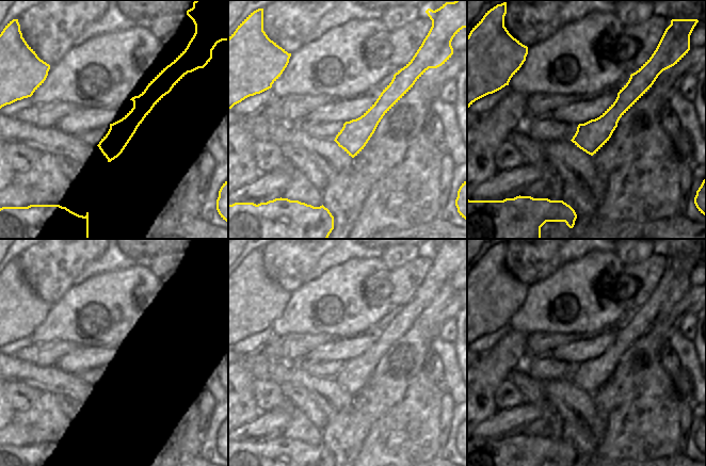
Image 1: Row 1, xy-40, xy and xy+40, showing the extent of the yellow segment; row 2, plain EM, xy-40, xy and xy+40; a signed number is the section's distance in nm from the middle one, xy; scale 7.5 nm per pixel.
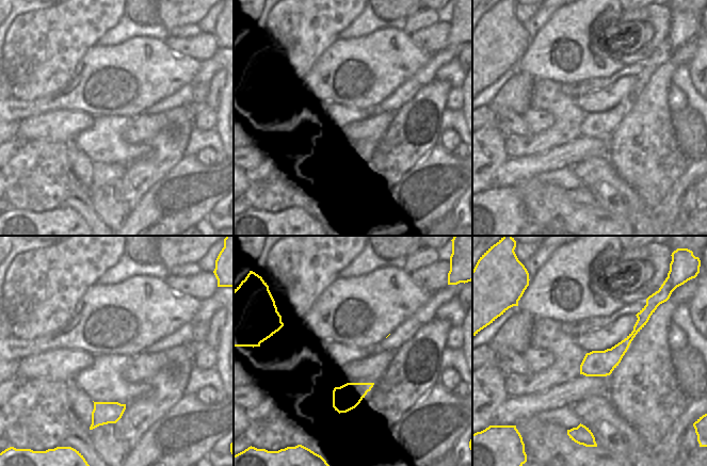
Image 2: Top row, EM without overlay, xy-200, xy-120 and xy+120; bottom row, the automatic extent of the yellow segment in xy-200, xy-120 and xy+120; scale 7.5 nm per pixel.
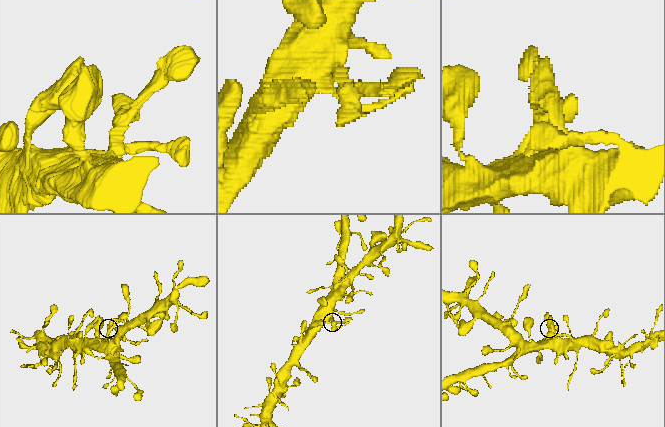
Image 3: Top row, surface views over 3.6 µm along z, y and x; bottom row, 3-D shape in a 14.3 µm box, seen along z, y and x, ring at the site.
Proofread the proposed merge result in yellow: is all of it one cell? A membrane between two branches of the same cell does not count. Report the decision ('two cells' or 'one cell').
one cell

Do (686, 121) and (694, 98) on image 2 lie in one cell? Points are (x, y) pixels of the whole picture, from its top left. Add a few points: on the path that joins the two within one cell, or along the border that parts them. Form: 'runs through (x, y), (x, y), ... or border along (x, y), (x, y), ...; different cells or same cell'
border along (687, 105), (695, 110); different cells

